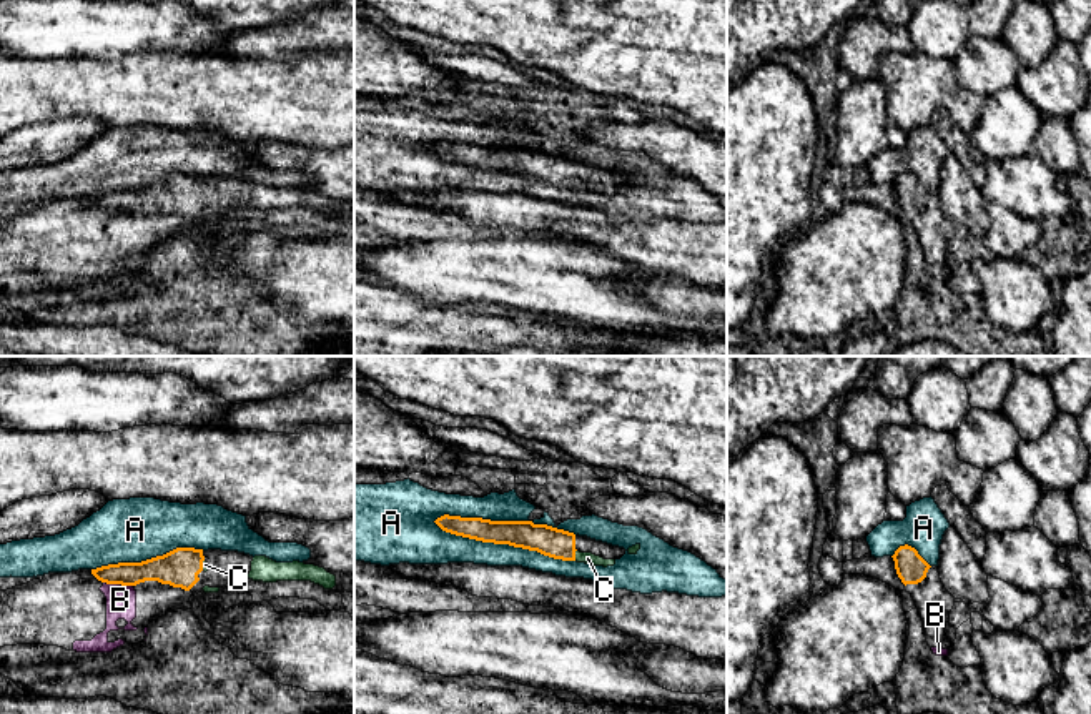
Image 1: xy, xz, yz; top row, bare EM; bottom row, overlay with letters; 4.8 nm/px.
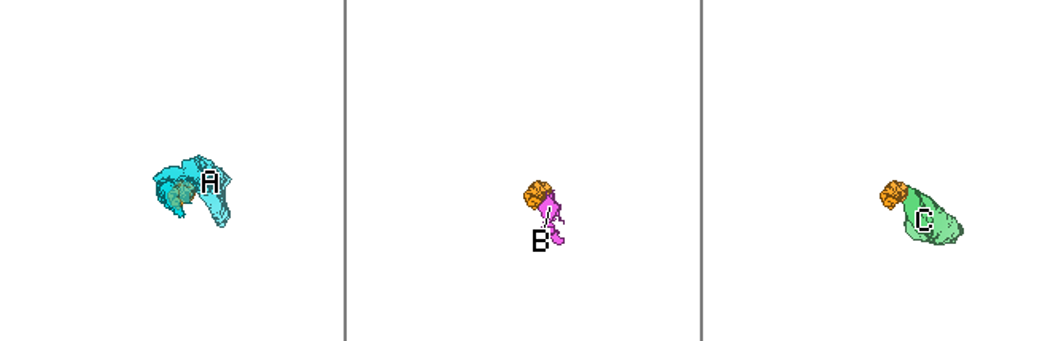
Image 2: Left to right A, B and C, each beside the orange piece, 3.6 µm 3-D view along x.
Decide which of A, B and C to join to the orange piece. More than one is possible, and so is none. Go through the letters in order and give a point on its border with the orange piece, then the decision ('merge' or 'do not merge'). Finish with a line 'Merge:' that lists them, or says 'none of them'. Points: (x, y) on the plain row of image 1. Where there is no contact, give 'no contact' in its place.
A: contact xz (504, 170); do not merge
B: contact xy (118, 210); merge
C: contact xz (574, 182); merge
Merge: B, C

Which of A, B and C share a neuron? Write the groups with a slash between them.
A / B C

